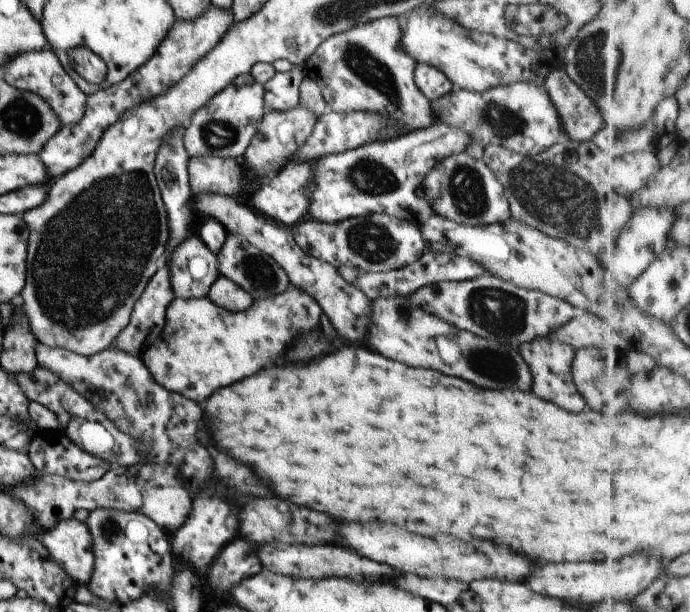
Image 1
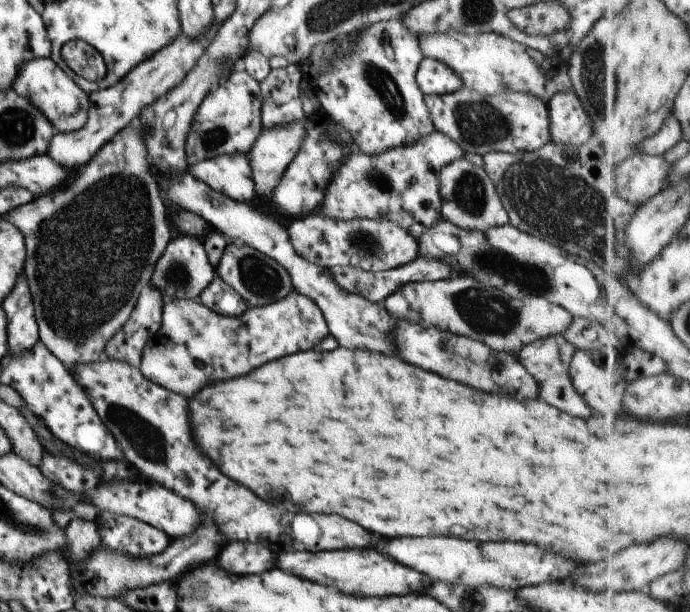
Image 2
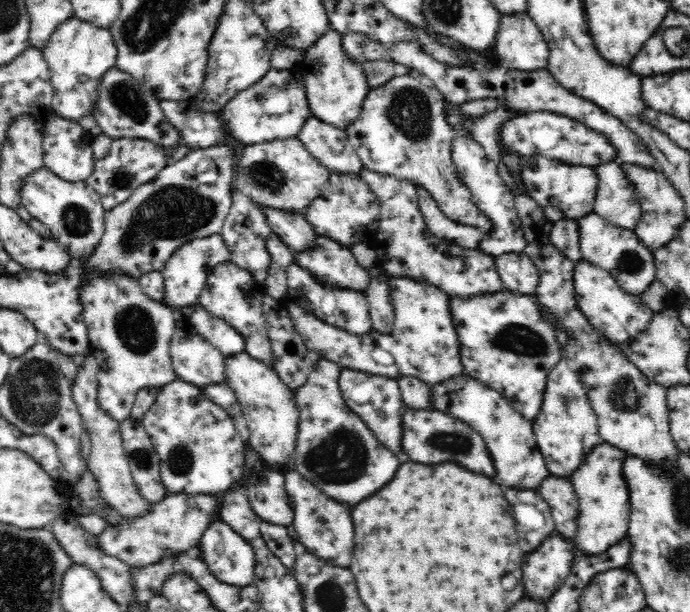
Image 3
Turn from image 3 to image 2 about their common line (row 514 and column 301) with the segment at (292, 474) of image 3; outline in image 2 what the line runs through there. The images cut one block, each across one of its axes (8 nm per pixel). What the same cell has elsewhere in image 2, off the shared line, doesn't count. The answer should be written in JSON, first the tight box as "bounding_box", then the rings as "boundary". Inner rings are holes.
{"bounding_box":[139,290,330,398],"boundary":[[[296,290],[272,304],[247,307],[239,317],[219,315],[197,299],[174,298],[165,302],[160,330],[142,351],[139,369],[153,383],[190,398],[210,382],[244,376],[270,360],[314,348],[330,334],[326,324],[318,305]]]}

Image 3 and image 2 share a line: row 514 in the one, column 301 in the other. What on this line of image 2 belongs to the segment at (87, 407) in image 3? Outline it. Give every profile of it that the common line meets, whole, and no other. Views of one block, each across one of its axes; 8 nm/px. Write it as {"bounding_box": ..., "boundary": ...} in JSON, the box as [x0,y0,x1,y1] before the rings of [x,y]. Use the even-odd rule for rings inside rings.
{"bounding_box":[247,119,306,202],"boundary":[[[305,119],[297,123],[288,123],[283,127],[263,128],[256,142],[247,153],[252,169],[254,190],[258,194],[258,202],[266,202],[270,198],[273,190],[283,178],[288,165],[296,156],[302,144],[302,139],[306,136],[304,123]]]}

